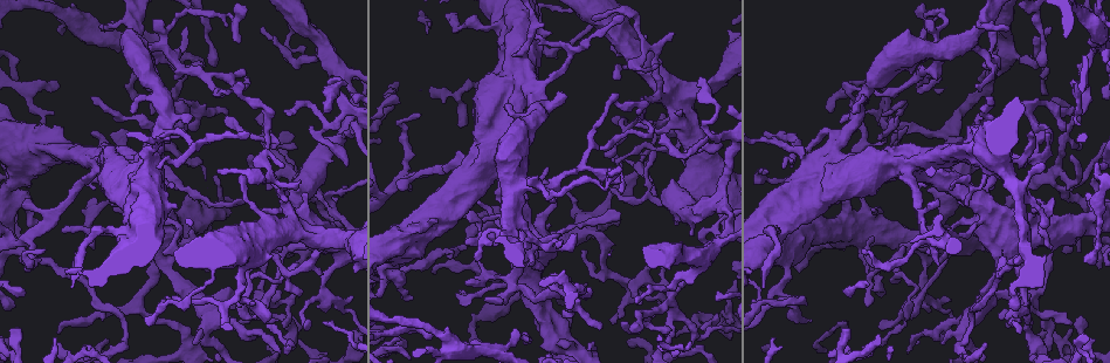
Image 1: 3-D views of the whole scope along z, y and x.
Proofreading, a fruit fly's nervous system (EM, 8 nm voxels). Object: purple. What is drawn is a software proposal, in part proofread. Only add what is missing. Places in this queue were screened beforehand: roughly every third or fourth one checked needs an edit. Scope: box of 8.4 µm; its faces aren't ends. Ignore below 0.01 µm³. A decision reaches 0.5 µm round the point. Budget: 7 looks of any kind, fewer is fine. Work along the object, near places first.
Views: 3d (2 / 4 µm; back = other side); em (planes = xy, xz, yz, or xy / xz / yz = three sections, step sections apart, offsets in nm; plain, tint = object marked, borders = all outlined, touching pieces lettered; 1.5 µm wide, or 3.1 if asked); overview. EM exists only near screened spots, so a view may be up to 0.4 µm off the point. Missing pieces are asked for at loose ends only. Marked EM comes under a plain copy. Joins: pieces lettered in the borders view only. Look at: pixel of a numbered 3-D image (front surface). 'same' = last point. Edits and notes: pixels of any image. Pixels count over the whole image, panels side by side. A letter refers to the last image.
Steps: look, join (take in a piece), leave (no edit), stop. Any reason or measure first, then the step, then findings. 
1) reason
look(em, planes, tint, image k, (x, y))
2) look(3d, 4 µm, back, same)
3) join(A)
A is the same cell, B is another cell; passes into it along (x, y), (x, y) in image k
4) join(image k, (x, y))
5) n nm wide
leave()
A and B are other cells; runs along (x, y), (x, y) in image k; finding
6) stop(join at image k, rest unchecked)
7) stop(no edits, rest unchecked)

thin end
look(em, xz, step 4, borders, image 1, (941, 262))

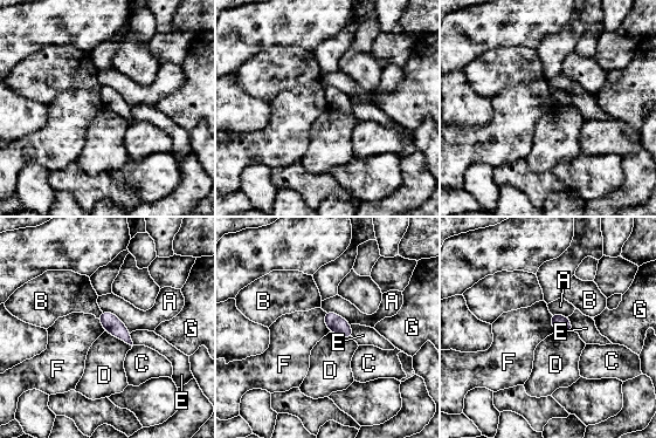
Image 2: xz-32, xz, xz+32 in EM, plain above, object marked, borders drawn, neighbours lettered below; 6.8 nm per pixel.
look(em, planes, borders, same)

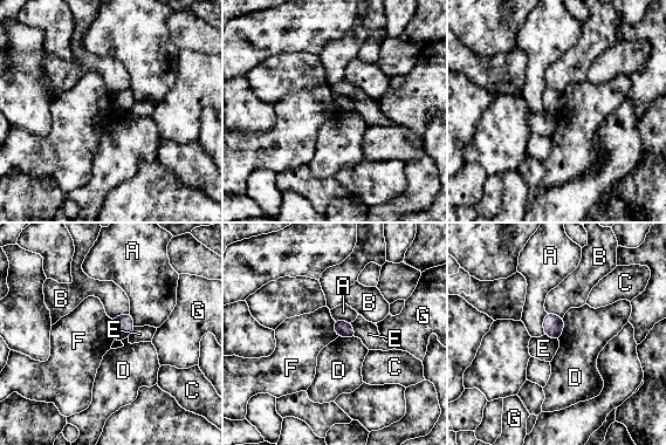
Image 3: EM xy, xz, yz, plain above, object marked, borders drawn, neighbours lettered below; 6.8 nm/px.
D touches over 170 nm
leave()
A, B, C, D, E, F and G are other cells; border along (563, 317), (564, 326), (558, 341) in image 3; no lettered piece goes on from it

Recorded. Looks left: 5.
free end
look(3d, 2 µm, image 1, (432, 270))

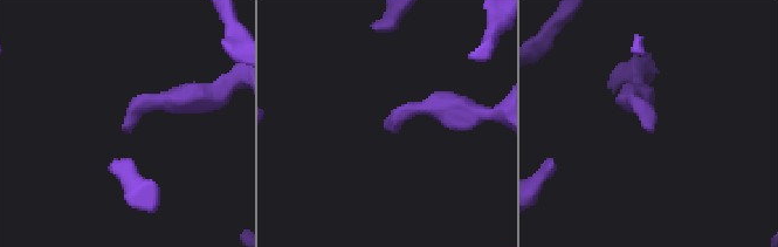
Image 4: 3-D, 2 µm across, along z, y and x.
need the tissue
look(em, yz, step 8, borders, image 4, (127, 131))

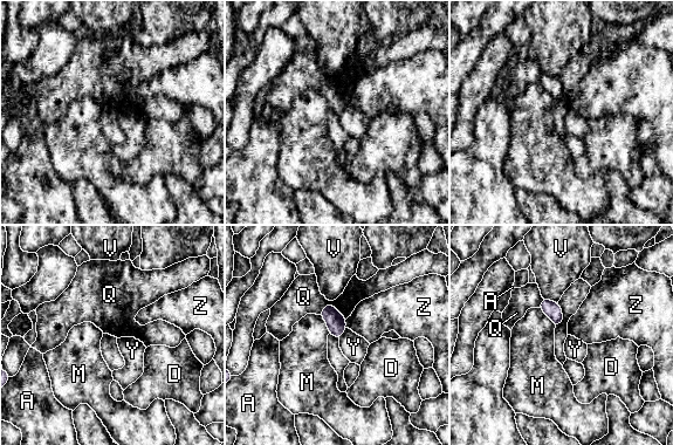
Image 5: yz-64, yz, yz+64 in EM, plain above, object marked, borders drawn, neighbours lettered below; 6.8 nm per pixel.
look(em, planes, borders, same)

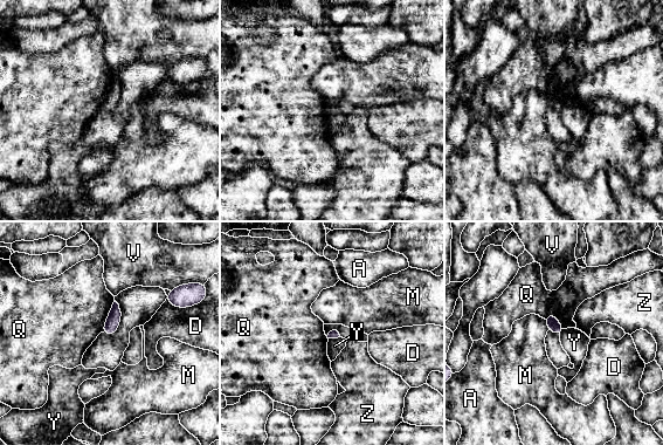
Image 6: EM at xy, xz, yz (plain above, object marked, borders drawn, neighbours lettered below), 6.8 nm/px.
leave()
A, D, M, Q, V, Y and Z are other cells; border along (339, 336), (329, 339) in image 6; none of them fits

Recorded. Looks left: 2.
look(em, planes, borders, image 1, (239, 41))

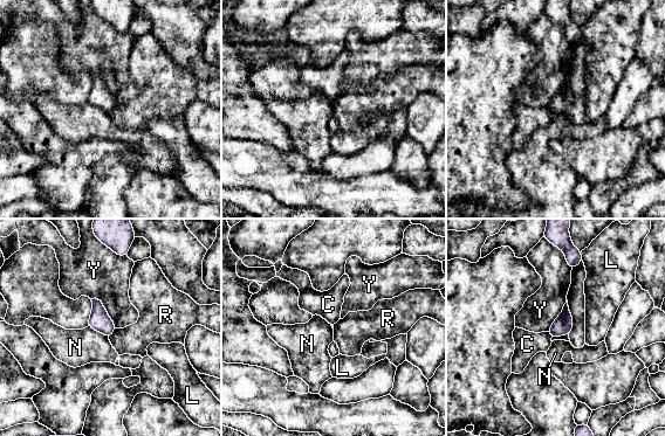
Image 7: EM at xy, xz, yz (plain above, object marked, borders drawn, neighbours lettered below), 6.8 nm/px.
leave()
C, L, N, R and Y are other cells; border along (116, 329), (109, 338) in image 7; none of them fits

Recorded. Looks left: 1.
stop(no edits, rest unchecked)

